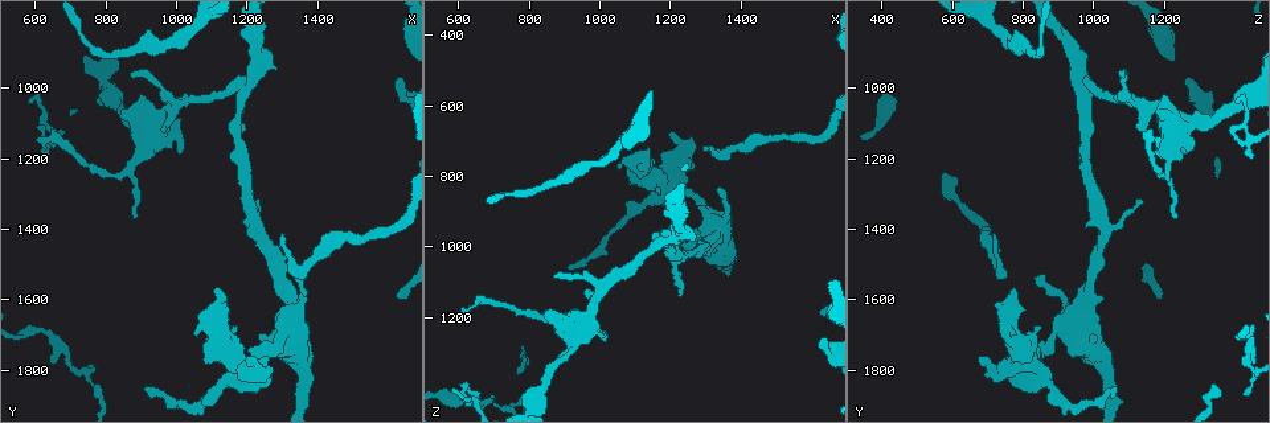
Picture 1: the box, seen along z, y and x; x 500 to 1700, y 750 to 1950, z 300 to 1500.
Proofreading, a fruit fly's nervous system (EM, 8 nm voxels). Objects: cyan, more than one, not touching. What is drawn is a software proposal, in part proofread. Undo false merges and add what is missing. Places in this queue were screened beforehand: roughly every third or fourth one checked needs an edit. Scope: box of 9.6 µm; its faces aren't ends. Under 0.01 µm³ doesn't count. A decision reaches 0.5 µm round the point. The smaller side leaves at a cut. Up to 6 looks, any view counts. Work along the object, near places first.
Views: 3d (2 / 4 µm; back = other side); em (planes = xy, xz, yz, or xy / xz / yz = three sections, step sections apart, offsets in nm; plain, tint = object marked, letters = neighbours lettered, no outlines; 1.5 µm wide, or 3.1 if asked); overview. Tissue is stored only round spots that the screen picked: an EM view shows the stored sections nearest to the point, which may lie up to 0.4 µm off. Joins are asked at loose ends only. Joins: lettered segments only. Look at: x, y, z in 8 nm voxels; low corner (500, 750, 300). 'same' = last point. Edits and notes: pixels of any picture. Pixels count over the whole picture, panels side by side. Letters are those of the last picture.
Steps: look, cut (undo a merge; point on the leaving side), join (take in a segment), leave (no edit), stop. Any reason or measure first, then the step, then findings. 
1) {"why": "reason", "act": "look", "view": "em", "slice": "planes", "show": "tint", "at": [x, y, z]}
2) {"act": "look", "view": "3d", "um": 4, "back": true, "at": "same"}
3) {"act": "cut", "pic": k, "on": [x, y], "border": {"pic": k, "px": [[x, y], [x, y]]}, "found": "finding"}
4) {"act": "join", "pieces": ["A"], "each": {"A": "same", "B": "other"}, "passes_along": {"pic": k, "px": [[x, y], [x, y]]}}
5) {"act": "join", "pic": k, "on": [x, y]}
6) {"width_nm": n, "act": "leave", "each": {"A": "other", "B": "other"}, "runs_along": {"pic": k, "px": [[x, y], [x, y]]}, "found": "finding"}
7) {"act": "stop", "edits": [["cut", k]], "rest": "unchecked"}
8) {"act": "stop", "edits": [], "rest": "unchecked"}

{"why": "narrows sharply", "act": "look", "view": "em", "slice": "planes", "show": "letters", "at": [750, 860, 850]}

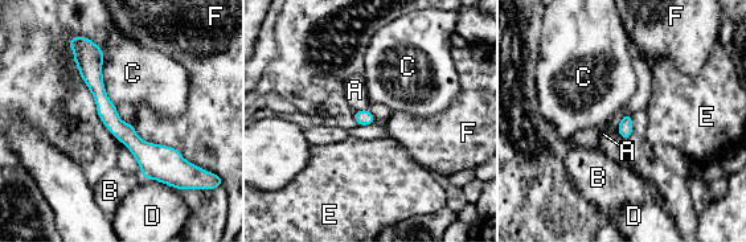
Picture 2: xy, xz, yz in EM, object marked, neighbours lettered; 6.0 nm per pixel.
{"act": "leave", "each": {"A": "other", "B": "other", "C": "other", "D": "other", "E": "other", "F": "other"}, "runs_along": {"pic": 2, "px": [[89, 49], [109, 117], [175, 181]]}, "found": "one neuron here"}

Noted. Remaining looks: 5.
{"why": "sharp bend", "act": "look", "view": "3d", "um": 4, "back": true, "at": [1180, 1010, 980]}

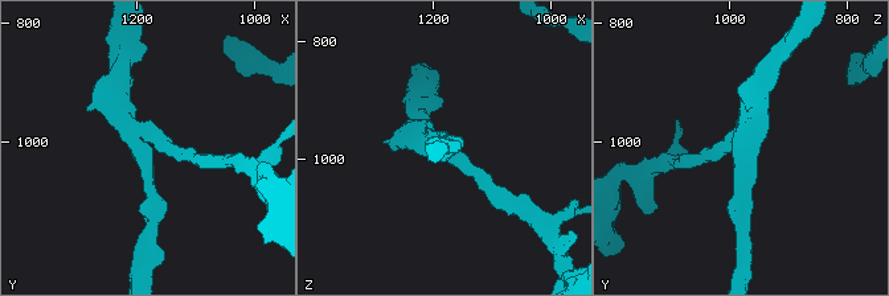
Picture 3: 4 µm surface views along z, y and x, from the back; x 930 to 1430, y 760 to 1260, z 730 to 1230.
{"arms": 3, "arm_widths_nm": [200, 220, 260], "why": "need the tissue", "act": "look", "view": "em", "slice": "xy", "step": 8, "show": "letters", "at": [1190, 1010, 985]}

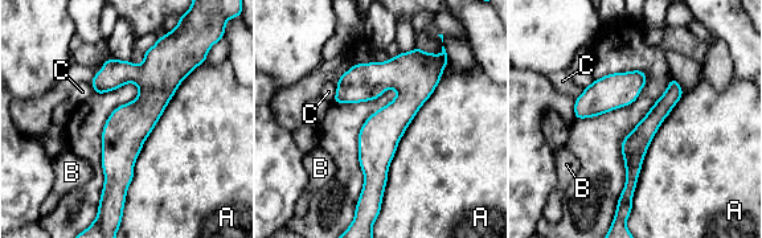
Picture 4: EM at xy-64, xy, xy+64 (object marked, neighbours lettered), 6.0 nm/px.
{"why": "another direction", "act": "look", "view": "em", "slice": "planes", "show": "letters", "at": "same"}

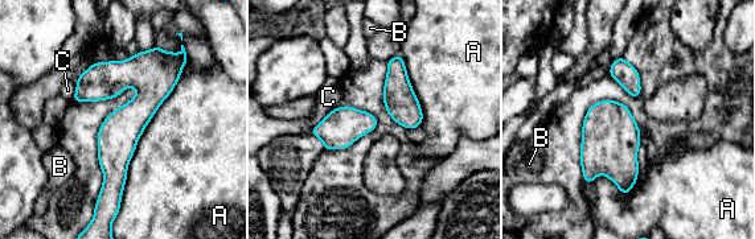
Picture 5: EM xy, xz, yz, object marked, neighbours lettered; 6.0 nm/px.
{"width_nm": 140, "act": "leave", "each": {"A": "other", "B": "other", "C": "other"}, "runs_along": {"pic": 5, "px": [[173, 56], [118, 135], [117, 196]]}, "found": "continuous, no second neuron"}

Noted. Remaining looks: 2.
{"why": "calibre changes", "act": "look", "view": "em", "slice": "xy", "step": 8, "show": "tint", "at": [860, 1230, 1210]}

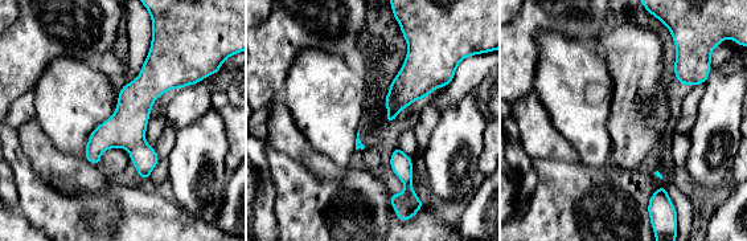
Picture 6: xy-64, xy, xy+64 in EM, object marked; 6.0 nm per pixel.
{"act": "look", "view": "em", "slice": "planes", "show": "letters", "at": "same"}

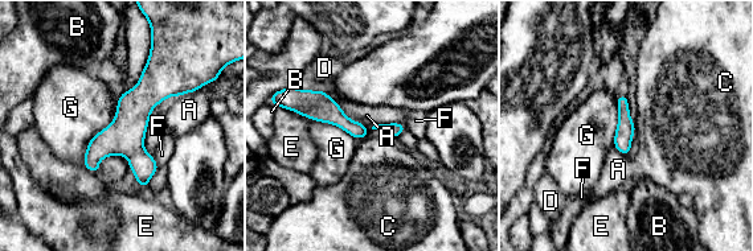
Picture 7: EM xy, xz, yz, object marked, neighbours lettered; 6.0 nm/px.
{"longest_contact_nm": ["A", 550], "act": "leave", "each": {"A": "other", "B": "other", "C": "other", "D": "other", "E": "other", "F": "other", "G": "other"}, "runs_along": {"pic": 7, "px": [[159, 60], [158, 82], [91, 167]]}, "found": "continuous, no second neuron"}

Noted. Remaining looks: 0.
{"act": "stop", "edits": [], "rest": "unchecked"}

